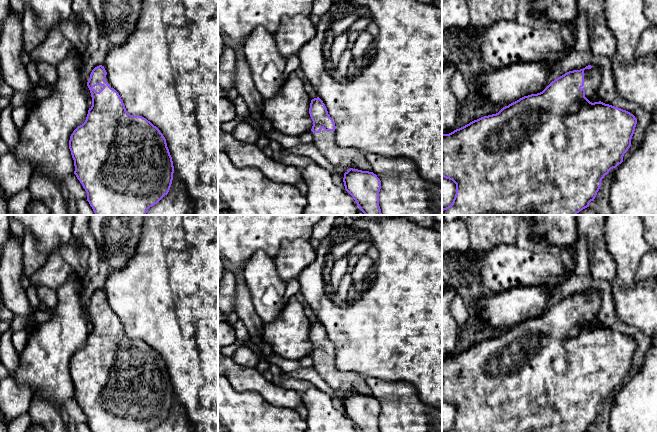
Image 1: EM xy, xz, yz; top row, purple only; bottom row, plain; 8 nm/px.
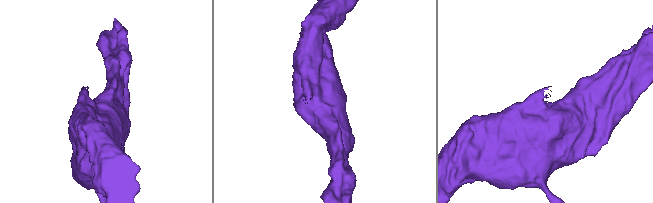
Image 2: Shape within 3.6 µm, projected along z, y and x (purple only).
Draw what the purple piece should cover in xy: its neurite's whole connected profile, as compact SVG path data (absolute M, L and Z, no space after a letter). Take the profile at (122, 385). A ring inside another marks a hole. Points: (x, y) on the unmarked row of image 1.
M99 289L92 294L90 302L87 306L87 310L91 317L92 330L88 334L85 346L73 355L69 364L69 373L71 375L75 390L74 398L87 417L87 425L92 432L150 432L154 430L165 419L168 418L173 404L174 390L165 361L160 356L160 354L146 342L139 339L130 339L126 335L125 329L120 319L110 308L104 290Z

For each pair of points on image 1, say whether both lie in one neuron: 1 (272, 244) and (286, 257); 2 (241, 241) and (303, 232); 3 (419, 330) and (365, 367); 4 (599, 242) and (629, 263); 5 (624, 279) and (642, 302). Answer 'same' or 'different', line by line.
1: different
2: same
3: same
4: different
5: same

